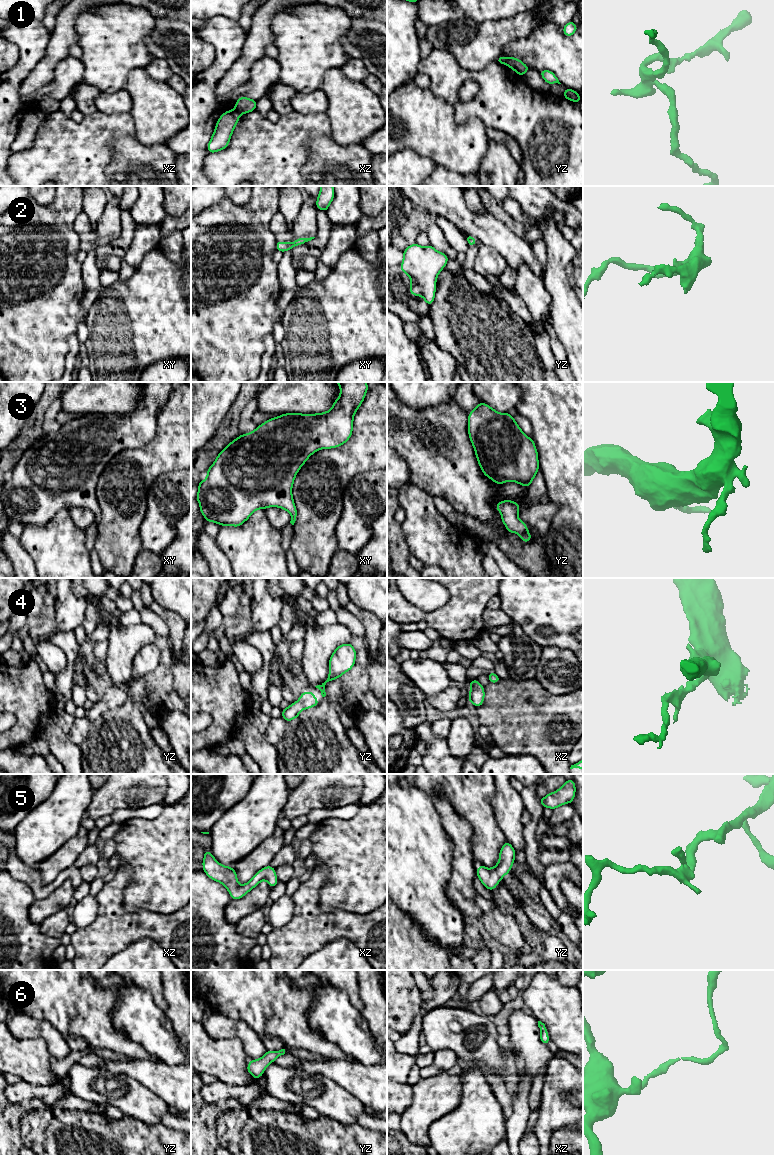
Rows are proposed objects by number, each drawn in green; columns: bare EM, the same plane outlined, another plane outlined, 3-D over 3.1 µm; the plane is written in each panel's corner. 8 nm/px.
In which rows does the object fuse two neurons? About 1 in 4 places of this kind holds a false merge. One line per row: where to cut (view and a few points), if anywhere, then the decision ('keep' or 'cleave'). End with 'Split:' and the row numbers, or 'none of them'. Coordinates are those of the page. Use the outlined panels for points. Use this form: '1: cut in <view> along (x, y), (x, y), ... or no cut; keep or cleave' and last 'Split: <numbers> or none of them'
1: cut in yz along (505, 57), (507, 64); cleave
2: no cut; keep
3: no cut; keep
4: no cut; keep
5: no cut; keep
6: no cut; keep
Split: 1

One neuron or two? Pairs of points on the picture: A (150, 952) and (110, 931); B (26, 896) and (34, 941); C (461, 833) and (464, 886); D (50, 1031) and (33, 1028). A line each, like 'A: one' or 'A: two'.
A: two
B: one
C: one
D: one

